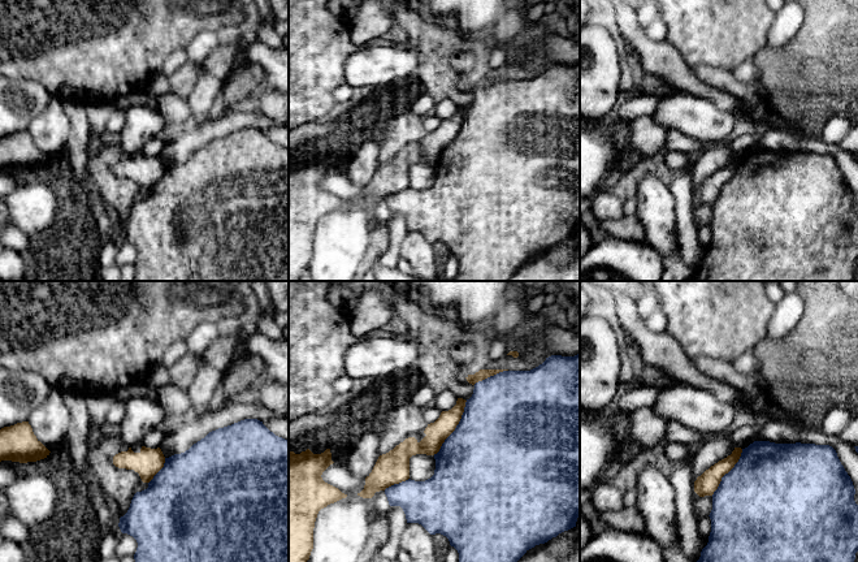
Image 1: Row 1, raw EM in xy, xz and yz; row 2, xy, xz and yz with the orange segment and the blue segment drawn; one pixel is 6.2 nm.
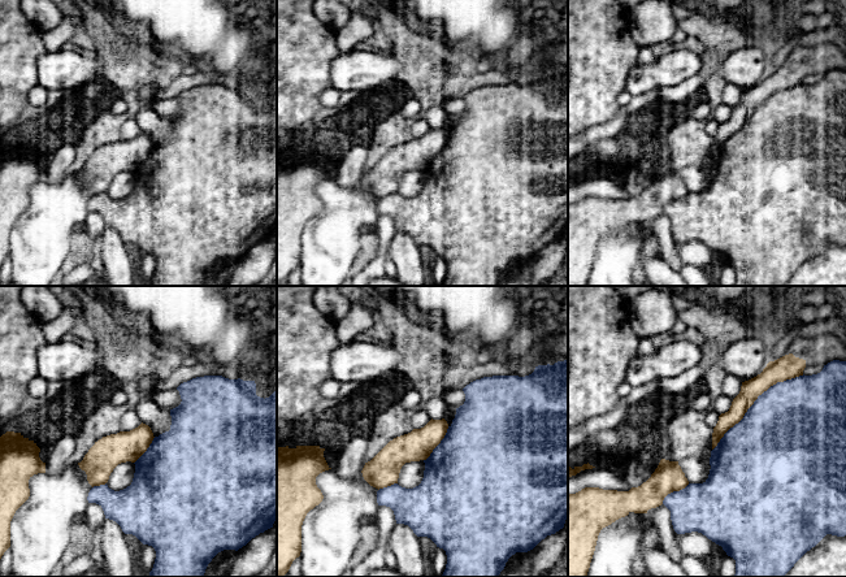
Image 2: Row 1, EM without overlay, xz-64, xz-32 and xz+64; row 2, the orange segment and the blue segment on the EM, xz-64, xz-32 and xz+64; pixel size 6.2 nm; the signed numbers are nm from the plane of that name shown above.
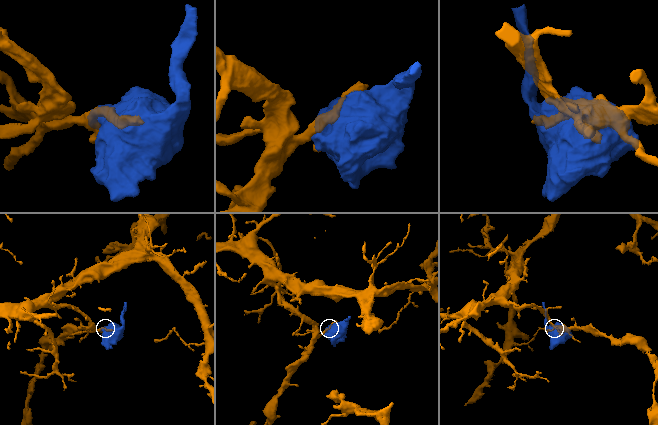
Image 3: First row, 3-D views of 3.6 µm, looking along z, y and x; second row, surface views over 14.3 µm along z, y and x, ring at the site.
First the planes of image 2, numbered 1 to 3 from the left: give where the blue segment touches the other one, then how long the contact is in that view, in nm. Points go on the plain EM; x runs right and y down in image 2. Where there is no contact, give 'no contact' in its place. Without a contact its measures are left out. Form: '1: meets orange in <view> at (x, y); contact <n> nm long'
1: meets orange in xz-64 at (146, 159); contact 220 nm long
2: meets orange in xz-32 at (439, 151); contact 260 nm long
3: meets orange in xz+64 at (754, 109); contact 750 nm long

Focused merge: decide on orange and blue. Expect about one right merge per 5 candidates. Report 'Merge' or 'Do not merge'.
Do not merge

